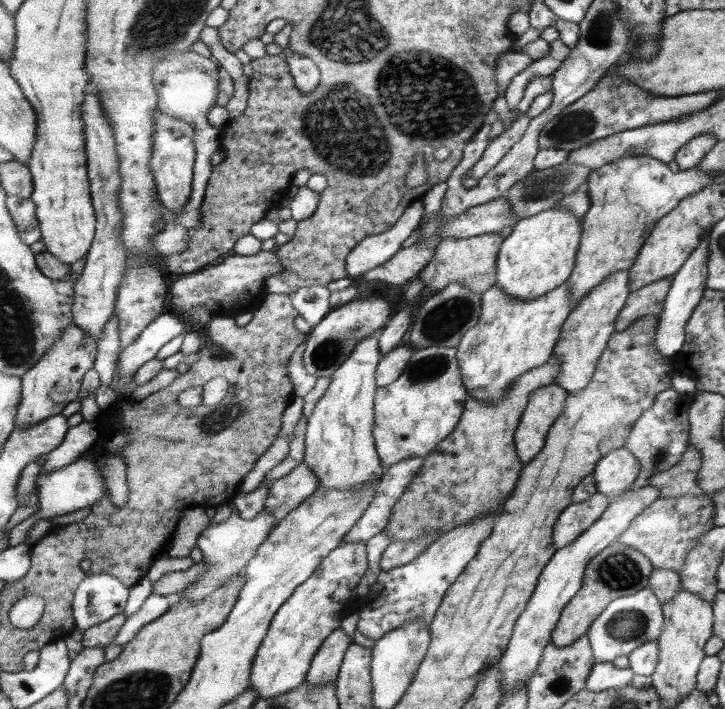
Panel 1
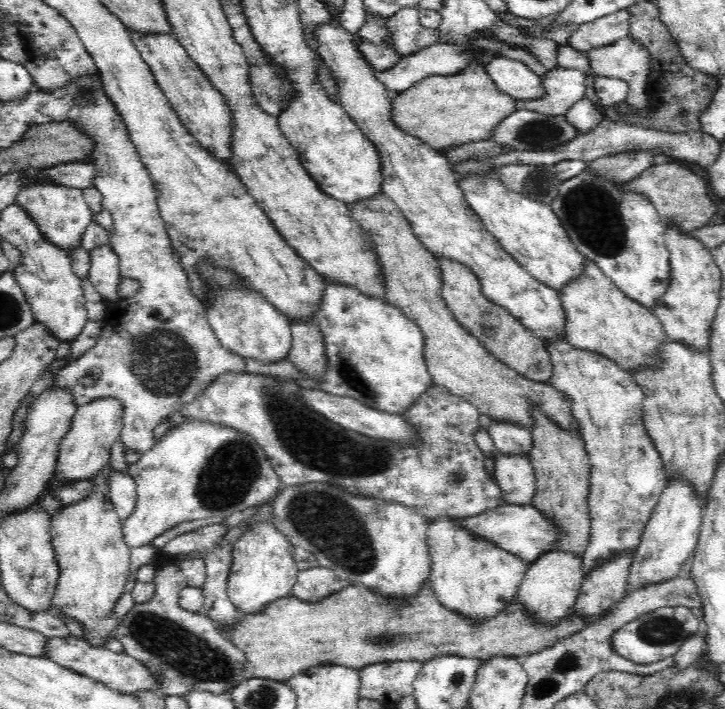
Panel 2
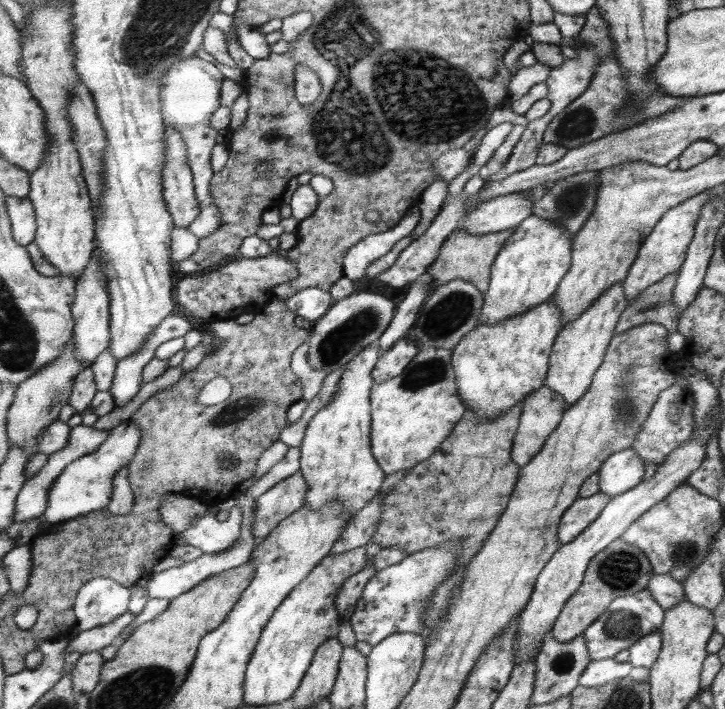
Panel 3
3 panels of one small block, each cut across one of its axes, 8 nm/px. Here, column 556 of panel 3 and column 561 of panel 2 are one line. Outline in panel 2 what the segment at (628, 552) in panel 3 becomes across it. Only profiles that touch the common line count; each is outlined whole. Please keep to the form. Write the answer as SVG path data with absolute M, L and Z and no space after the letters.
M426 582L420 594L410 602L387 602L379 594L371 594L366 586L351 584L318 604L306 604L295 596L277 599L264 613L243 615L241 626L226 637L246 651L246 669L252 671L252 675L282 682L302 670L326 664L359 671L380 662L416 660L425 663L436 656L476 658L481 662L496 656L528 656L588 625L592 623L574 617L574 612L554 629L536 625L516 600L512 600L509 608L496 619L474 625L446 611L434 596L430 582Z

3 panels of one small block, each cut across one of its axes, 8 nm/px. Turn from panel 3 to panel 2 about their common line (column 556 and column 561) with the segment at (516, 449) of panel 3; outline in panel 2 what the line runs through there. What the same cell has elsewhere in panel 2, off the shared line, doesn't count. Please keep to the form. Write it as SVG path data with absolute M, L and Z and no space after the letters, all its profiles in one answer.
M380 194L370 200L348 203L350 213L354 220L360 224L362 229L374 239L376 251L380 253L380 263L386 276L386 300L388 306L397 308L410 321L414 321L424 335L424 356L426 364L436 385L448 389L448 392L470 402L478 409L480 414L488 416L492 421L513 422L519 424L526 430L532 431L534 428L534 417L532 410L537 408L541 414L545 414L553 424L561 428L563 432L575 434L582 438L582 429L578 419L572 413L572 399L558 387L550 382L534 382L524 378L521 374L512 370L508 365L497 360L481 344L480 341L454 320L452 313L446 306L446 301L442 296L442 286L444 286L444 273L438 263L438 259L414 236L410 223L406 221L402 211L386 195Z

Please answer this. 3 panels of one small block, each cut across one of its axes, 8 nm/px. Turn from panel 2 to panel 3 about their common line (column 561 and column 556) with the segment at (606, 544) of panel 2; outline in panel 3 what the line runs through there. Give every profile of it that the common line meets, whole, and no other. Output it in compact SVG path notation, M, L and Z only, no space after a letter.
M617 282L609 285L609 289L601 292L585 312L561 329L553 346L546 384L565 397L565 408L571 407L577 399L581 399L581 395L591 384L592 377L604 360L609 341L615 336L616 322L627 306L624 287Z

